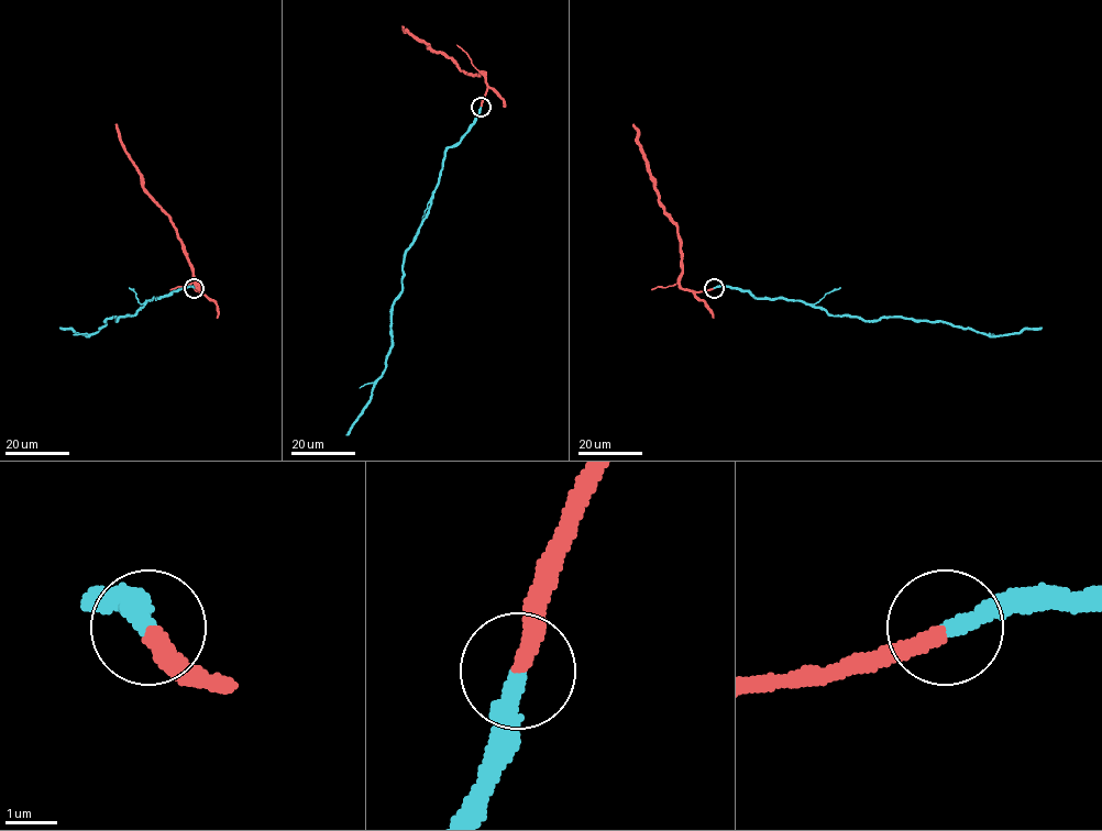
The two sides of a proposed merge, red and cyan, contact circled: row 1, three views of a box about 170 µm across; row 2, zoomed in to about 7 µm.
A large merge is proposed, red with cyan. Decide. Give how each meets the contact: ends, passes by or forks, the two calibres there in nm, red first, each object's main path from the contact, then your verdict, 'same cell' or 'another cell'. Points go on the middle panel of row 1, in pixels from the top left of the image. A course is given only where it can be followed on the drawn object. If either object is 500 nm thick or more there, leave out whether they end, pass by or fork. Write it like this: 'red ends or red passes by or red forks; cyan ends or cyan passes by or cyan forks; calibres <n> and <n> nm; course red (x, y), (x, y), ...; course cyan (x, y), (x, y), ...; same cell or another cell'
red ends; cyan ends; calibres 340 and 360 nm; course red (480, 107), (486, 90), (482, 74), (462, 71), (450, 58), (401, 26); course cyan (480, 107), (469, 131), (445, 152), (429, 213), (404, 258), (386, 365), (346, 435); same cell

